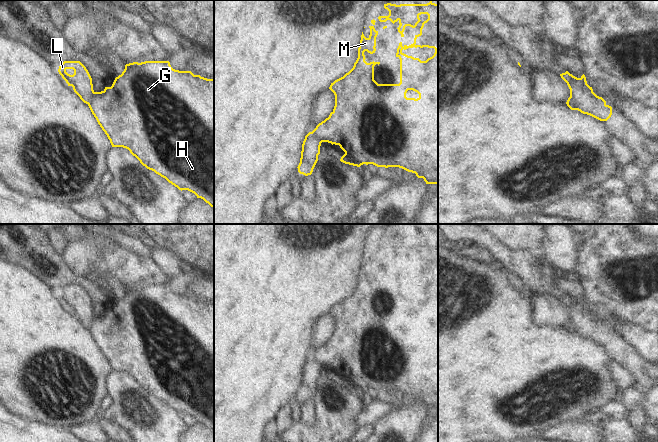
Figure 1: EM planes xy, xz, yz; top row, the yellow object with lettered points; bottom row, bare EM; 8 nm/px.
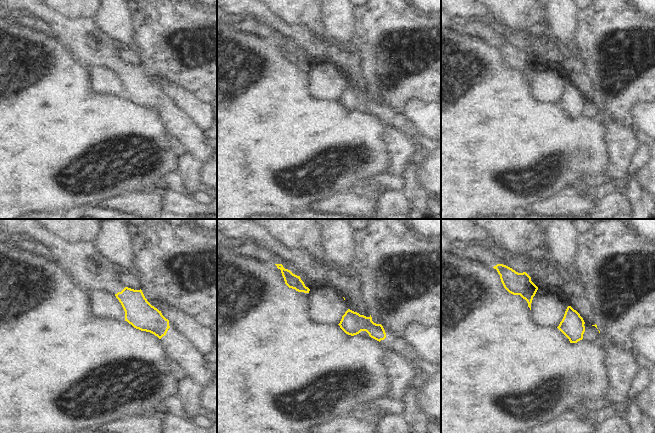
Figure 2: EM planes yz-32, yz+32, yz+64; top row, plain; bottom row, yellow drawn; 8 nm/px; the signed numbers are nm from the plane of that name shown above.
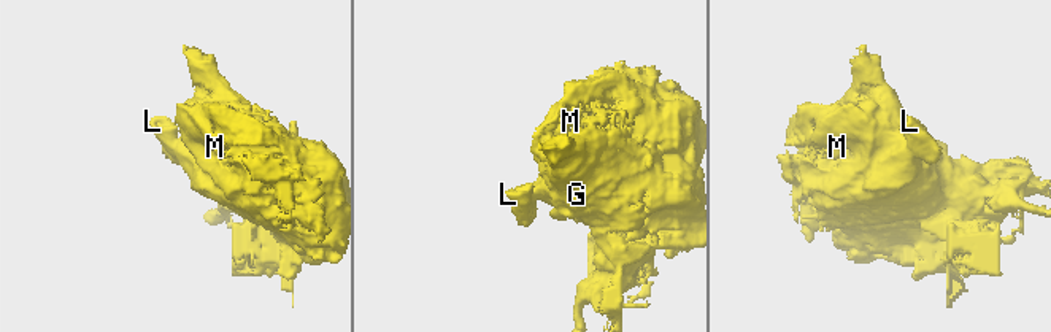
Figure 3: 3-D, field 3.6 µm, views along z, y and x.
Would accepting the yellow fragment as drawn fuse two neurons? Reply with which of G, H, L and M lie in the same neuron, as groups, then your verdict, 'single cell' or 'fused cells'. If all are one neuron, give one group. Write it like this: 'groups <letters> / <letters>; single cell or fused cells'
groups G H M / L; fused cells

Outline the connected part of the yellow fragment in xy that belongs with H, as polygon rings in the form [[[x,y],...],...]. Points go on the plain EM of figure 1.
[[[169,285],[133,286],[125,289],[124,295],[115,302],[111,311],[105,311],[101,316],[94,316],[88,330],[110,364],[112,371],[128,373],[147,393],[165,402],[179,414],[188,414],[194,417],[197,422],[203,423],[214,432],[214,303],[194,299],[191,295],[175,294]]]

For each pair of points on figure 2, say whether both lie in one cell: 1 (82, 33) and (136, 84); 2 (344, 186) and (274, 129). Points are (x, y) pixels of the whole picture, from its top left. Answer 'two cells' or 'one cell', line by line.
1: one cell
2: one cell

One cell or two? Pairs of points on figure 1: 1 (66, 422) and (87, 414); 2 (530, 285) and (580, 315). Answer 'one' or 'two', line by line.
1: one
2: one

